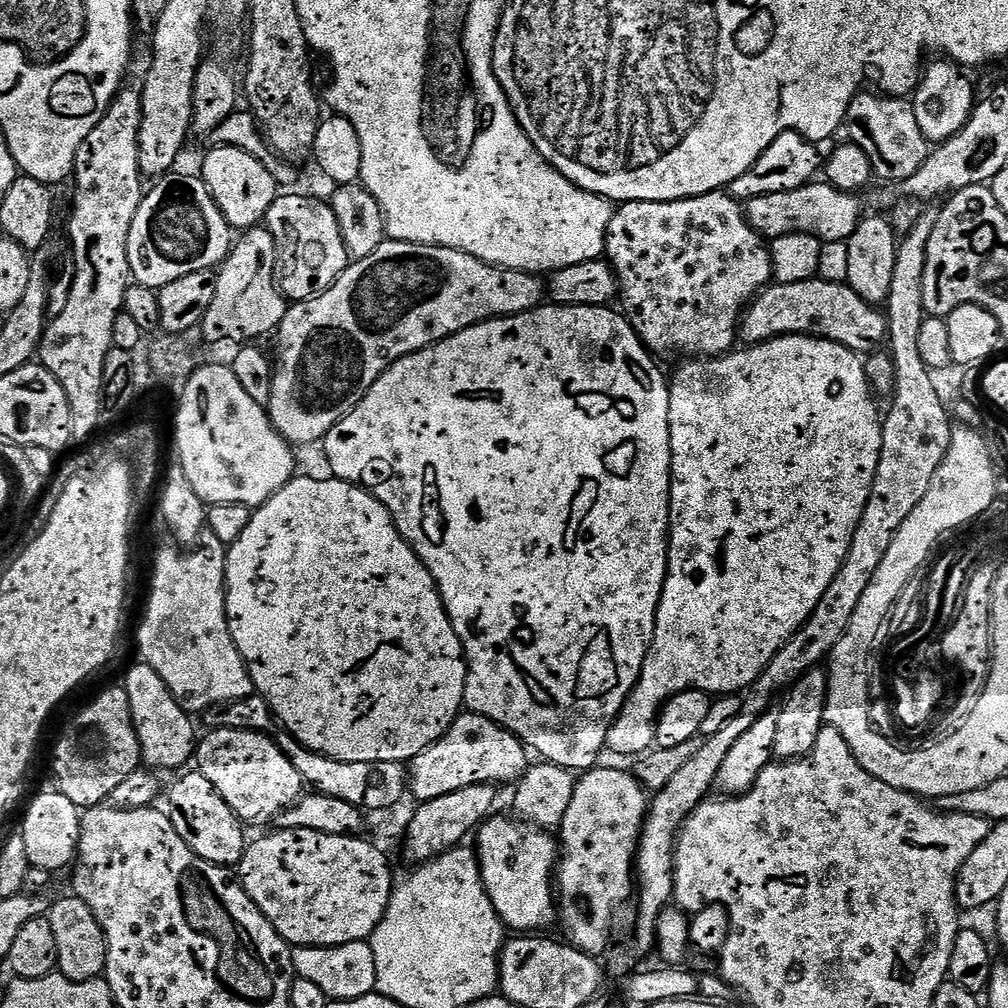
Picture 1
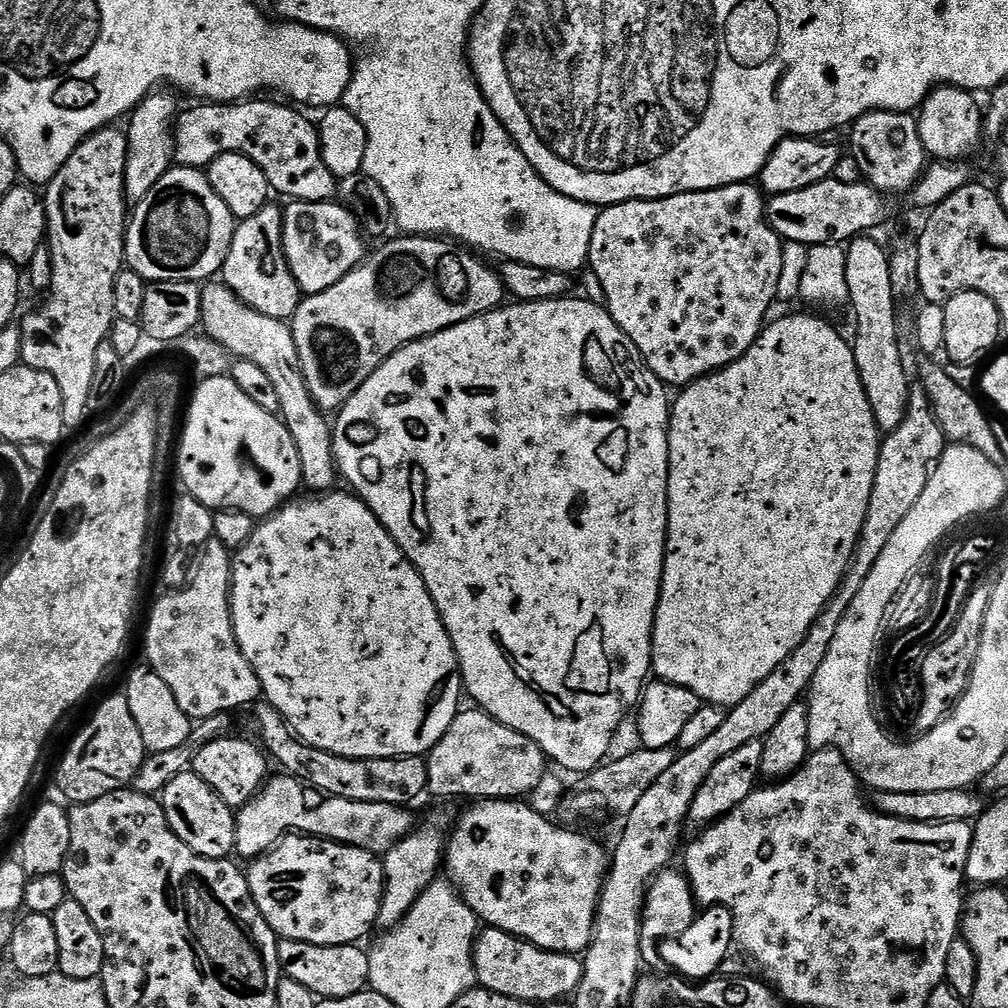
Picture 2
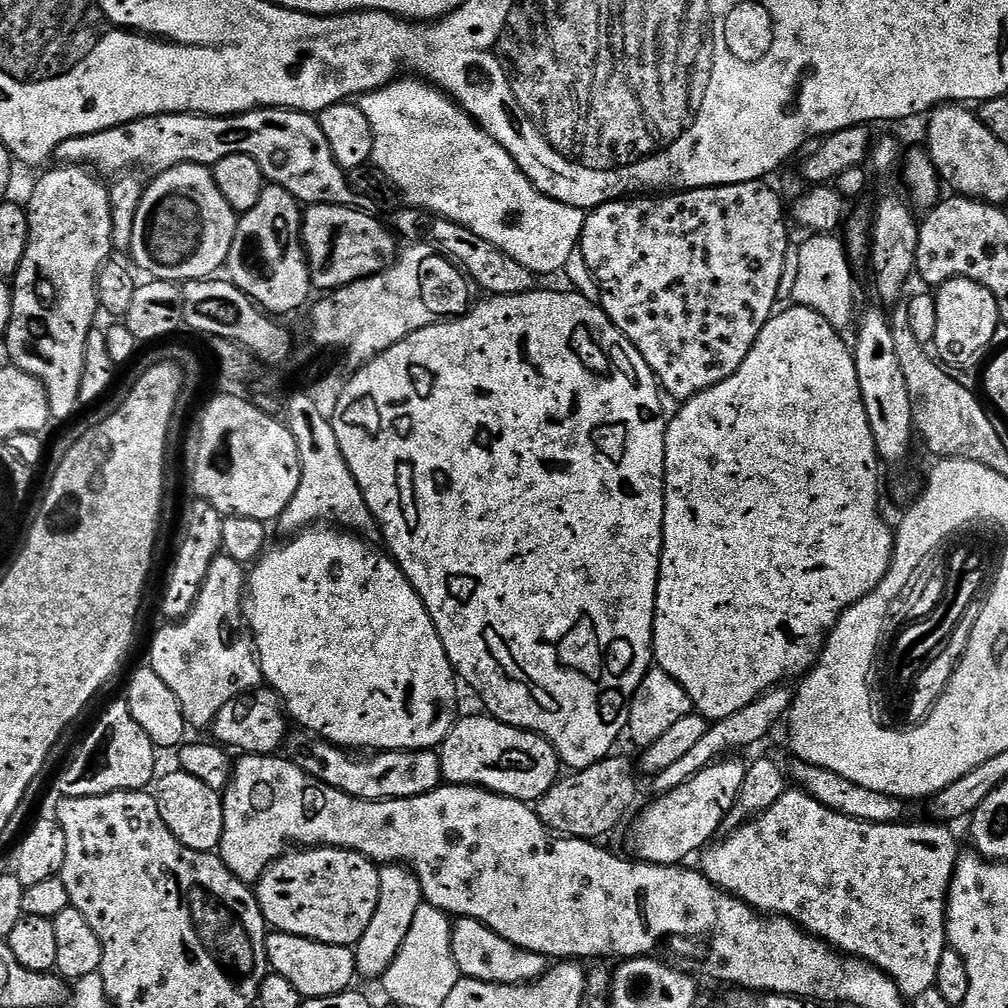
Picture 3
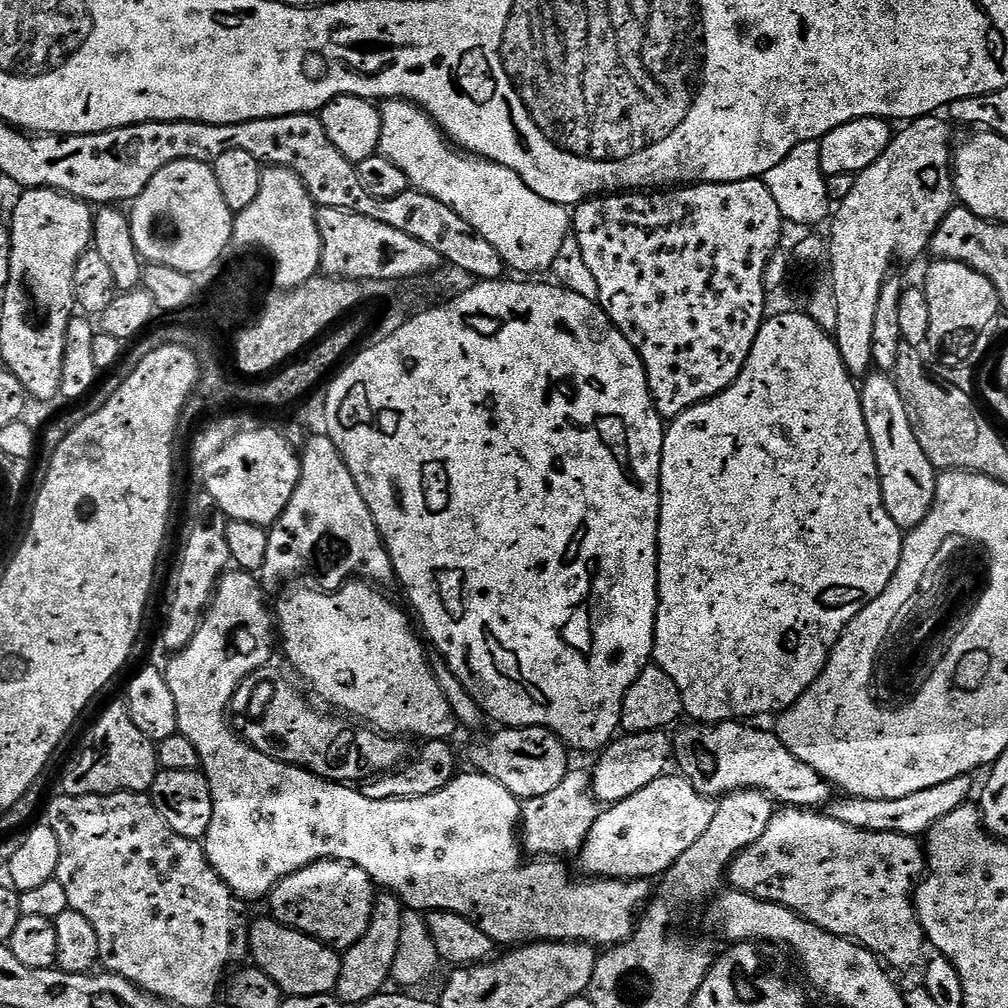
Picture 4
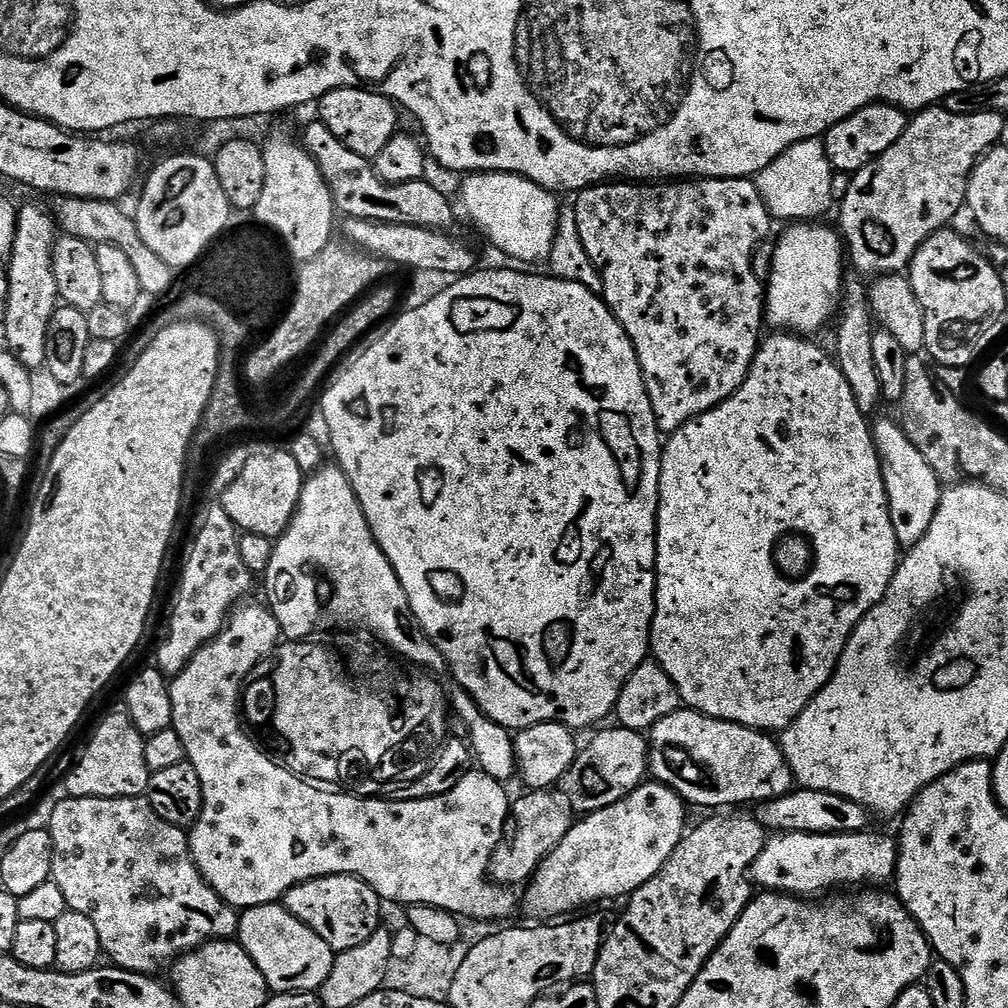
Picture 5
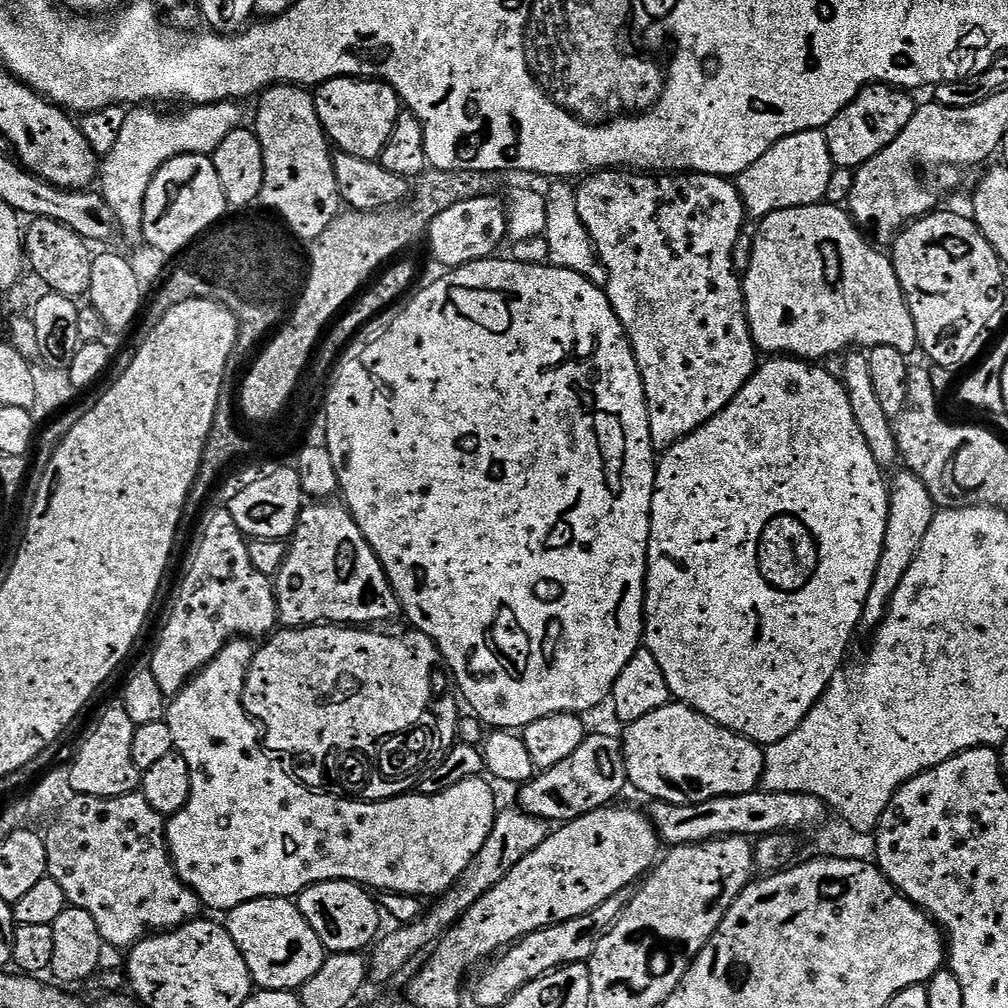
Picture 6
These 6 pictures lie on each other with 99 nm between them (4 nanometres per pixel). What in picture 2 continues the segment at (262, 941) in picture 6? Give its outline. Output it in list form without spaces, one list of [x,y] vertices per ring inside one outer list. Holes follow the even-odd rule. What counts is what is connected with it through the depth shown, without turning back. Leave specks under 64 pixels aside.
[[[280,940],[278,958],[283,975],[294,978],[301,986],[306,986],[317,998],[350,998],[350,994],[358,994],[368,988],[368,953],[363,947],[355,944],[342,946],[314,946],[310,942],[297,940]]]

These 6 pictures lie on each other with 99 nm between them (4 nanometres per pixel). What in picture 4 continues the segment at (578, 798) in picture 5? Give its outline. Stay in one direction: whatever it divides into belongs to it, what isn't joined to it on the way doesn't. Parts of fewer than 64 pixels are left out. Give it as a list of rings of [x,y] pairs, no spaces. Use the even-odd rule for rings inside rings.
[[[665,729],[658,731],[646,731],[627,733],[613,739],[601,754],[597,757],[598,764],[592,768],[592,792],[600,803],[611,806],[618,801],[625,800],[630,795],[642,790],[643,786],[648,786],[651,782],[657,780],[658,777],[665,775],[667,764],[672,760],[672,741],[671,735]]]

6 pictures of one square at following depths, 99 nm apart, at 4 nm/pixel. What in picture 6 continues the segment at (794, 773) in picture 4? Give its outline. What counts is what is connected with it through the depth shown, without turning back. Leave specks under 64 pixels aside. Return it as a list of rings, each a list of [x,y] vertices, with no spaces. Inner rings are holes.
[[[670,702],[666,706],[654,710],[654,714],[646,714],[646,718],[638,718],[638,722],[627,725],[623,731],[622,743],[624,748],[627,783],[631,785],[632,788],[633,786],[636,787],[642,795],[649,796],[649,801],[662,804],[701,804],[702,802],[713,800],[719,796],[733,796],[734,794],[754,792],[761,787],[762,777],[764,775],[764,748],[759,744],[755,744],[753,740],[748,740],[745,736],[738,735],[737,732],[731,732],[722,726],[718,726],[710,718],[706,718],[701,712],[694,710],[688,704]]]

